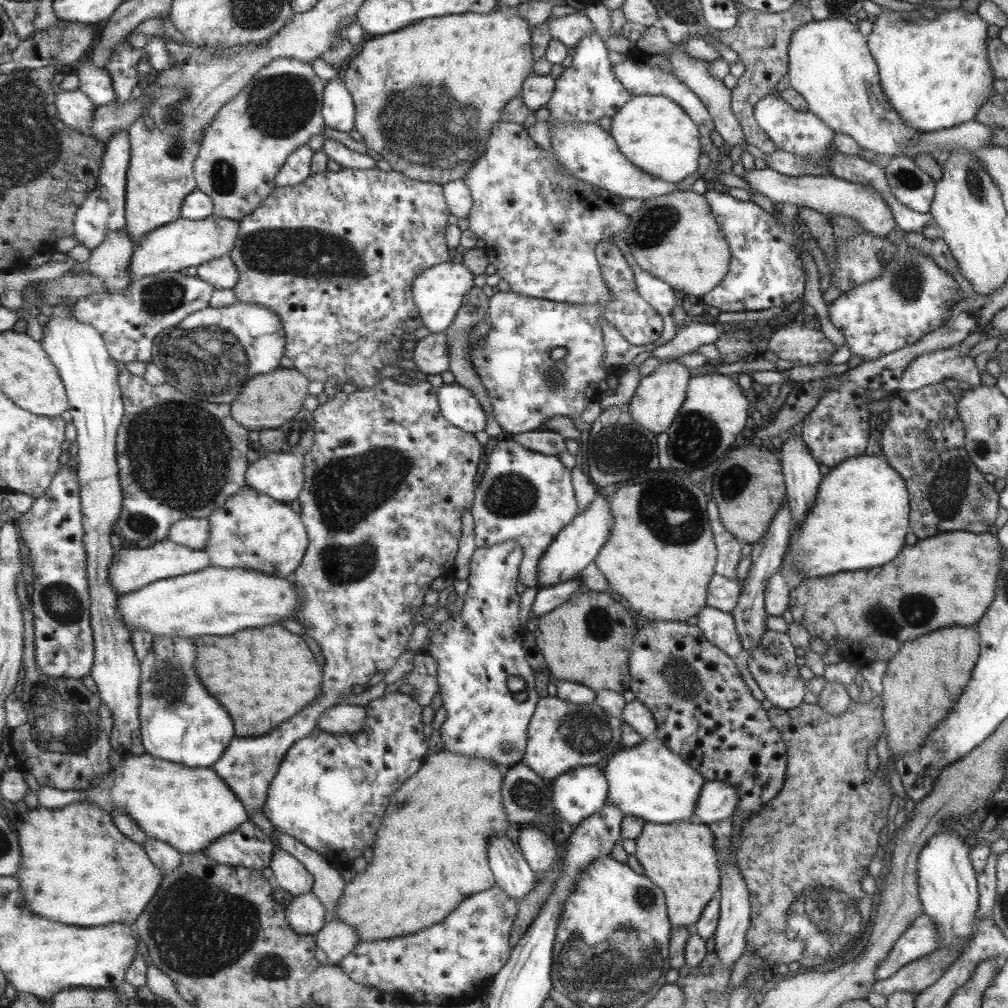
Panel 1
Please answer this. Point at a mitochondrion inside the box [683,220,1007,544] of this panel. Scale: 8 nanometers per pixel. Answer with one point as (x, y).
(947, 507)

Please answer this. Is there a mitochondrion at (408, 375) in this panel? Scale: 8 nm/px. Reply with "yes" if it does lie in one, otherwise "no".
no

